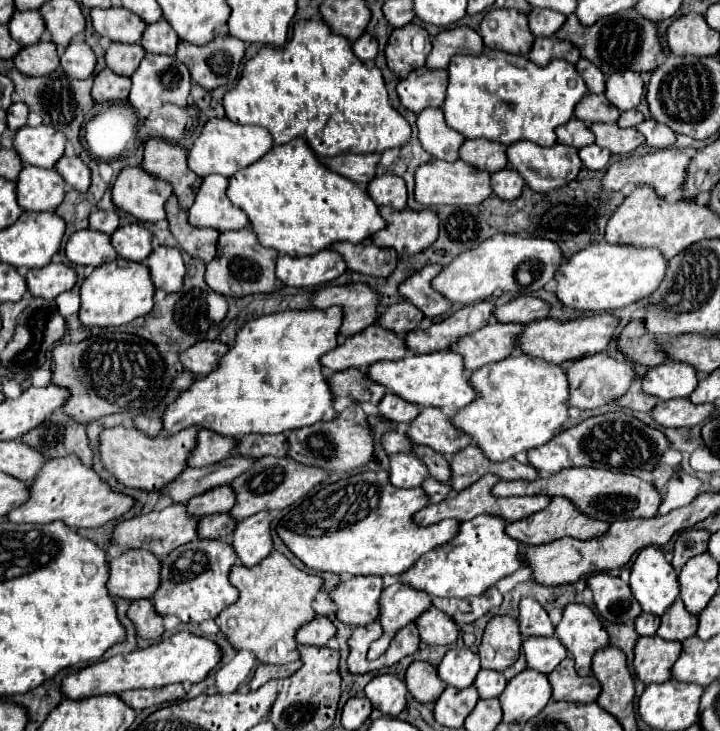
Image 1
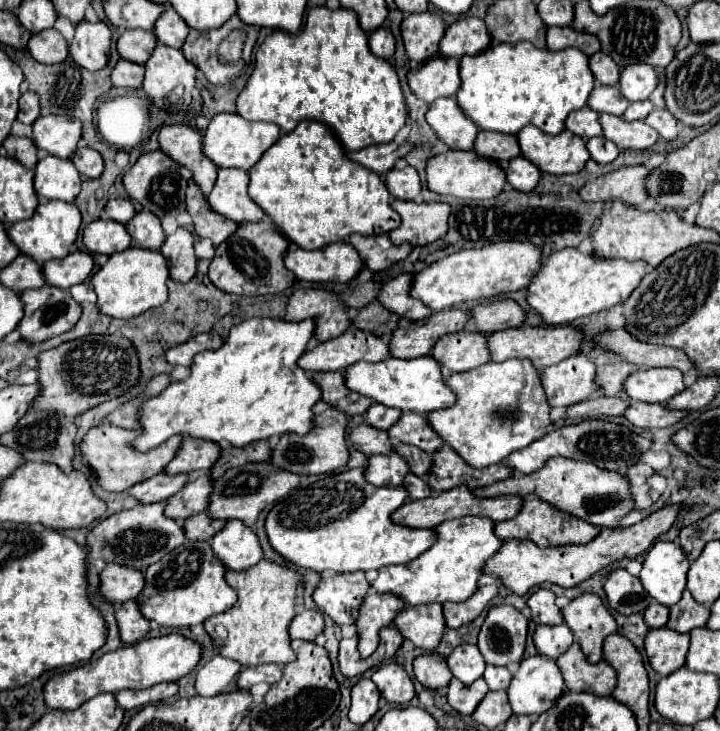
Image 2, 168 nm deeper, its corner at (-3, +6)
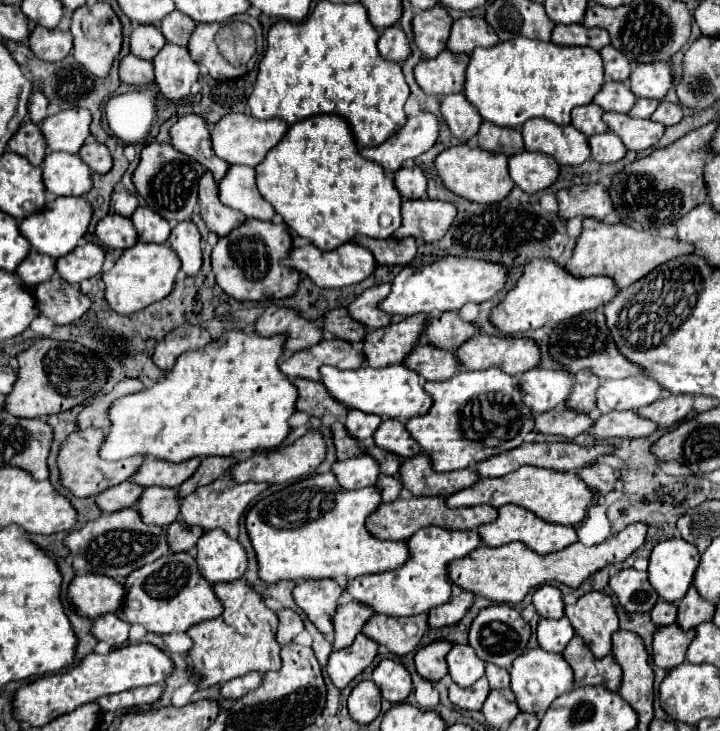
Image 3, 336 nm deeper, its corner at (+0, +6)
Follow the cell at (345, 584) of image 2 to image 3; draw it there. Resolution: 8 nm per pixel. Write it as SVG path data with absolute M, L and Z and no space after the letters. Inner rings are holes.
M310 579L296 583L292 591L294 603L306 613L306 617L316 625L316 629L330 639L332 637L332 613L336 611L336 601L344 593L344 587L340 587L332 579Z

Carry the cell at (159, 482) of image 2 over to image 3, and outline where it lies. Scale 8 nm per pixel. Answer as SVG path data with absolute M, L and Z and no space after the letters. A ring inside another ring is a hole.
M126 481L126 483L120 483L116 487L110 487L102 493L98 493L94 497L94 501L102 513L114 513L118 509L134 507L142 491L144 489L140 489L140 485L132 485L132 481Z

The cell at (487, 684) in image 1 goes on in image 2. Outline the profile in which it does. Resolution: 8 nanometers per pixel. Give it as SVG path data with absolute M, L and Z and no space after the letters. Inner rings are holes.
M487 665L483 679L487 681L491 691L501 691L501 689L509 689L511 683L511 673L505 667L497 667L497 665Z

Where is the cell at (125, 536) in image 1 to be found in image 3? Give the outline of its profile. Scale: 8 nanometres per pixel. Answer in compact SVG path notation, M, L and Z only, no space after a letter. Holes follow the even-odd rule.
M120 509L110 515L100 515L98 519L88 521L82 529L72 531L64 539L64 545L72 555L72 567L76 575L96 573L116 581L124 581L124 577L128 577L128 573L134 569L140 569L170 553L166 531L156 525L144 525L136 509Z

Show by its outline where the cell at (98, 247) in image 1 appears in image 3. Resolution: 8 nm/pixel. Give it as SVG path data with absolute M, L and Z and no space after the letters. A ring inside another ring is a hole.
M118 213L106 215L96 225L96 237L106 249L128 249L136 245L138 235L130 217L122 217Z

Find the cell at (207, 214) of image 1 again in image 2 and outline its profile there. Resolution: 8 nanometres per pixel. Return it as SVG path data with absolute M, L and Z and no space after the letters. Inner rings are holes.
M219 169L215 187L213 187L211 195L207 197L209 207L215 213L219 213L235 223L261 221L265 217L265 213L247 195L247 181L249 181L247 171Z

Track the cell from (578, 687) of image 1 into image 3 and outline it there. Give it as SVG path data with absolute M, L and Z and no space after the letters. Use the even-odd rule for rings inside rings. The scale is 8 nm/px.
M574 635L564 649L564 657L574 669L574 679L578 685L604 685L606 689L618 691L622 683L622 669L612 655L596 659L592 651L584 645L580 635Z

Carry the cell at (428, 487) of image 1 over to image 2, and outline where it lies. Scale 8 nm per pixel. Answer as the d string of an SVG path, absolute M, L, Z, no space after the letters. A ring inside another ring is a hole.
M409 473L409 475L407 475L405 487L409 489L411 499L423 499L423 497L429 497L429 495L433 493L433 491L431 491L431 487L427 485L427 481L425 481L425 479L421 479L421 477L417 477L417 475L413 475L413 473Z

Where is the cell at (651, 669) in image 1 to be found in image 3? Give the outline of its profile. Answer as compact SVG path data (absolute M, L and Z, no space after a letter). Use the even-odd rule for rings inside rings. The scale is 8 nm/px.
M678 623L658 627L654 633L654 645L652 645L652 657L654 663L662 669L674 669L686 659L686 649L696 637L696 631L682 631Z

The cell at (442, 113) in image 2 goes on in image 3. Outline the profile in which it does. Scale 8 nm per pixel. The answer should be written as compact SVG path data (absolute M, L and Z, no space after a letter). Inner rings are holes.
M462 93L446 95L440 105L440 111L442 111L452 135L458 139L464 139L464 141L472 139L482 125L482 117L480 117L478 109L472 103L468 103L468 99Z

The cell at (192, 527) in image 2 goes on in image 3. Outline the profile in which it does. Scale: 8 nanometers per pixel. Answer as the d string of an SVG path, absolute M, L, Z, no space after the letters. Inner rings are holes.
M174 521L166 529L166 533L168 533L168 545L170 545L170 549L174 553L182 553L182 551L190 551L204 531L202 529L192 529L188 525L182 525L182 521Z

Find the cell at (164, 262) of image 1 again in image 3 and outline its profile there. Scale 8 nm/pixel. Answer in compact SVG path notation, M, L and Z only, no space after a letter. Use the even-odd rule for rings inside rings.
M192 221L178 223L168 239L168 245L176 251L182 261L182 271L186 275L196 275L202 267L202 247L200 247L200 231Z

